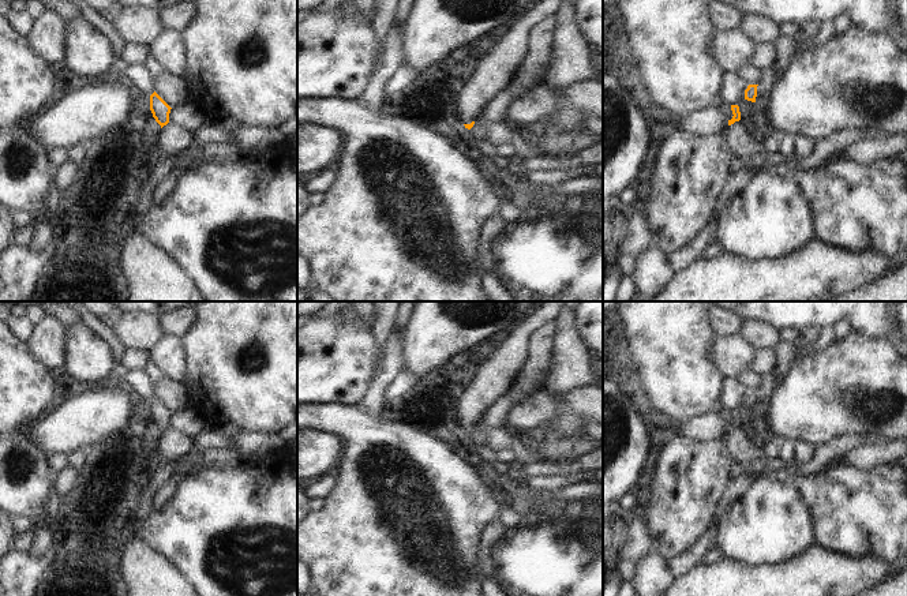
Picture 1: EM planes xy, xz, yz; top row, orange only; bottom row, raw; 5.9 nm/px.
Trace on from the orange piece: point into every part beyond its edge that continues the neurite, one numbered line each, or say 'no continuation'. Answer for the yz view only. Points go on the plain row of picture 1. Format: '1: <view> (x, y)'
no continuation

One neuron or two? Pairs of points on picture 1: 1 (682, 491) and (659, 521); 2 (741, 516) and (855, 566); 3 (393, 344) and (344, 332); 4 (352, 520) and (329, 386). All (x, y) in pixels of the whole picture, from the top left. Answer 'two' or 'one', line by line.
1: one
2: two
3: two
4: two

